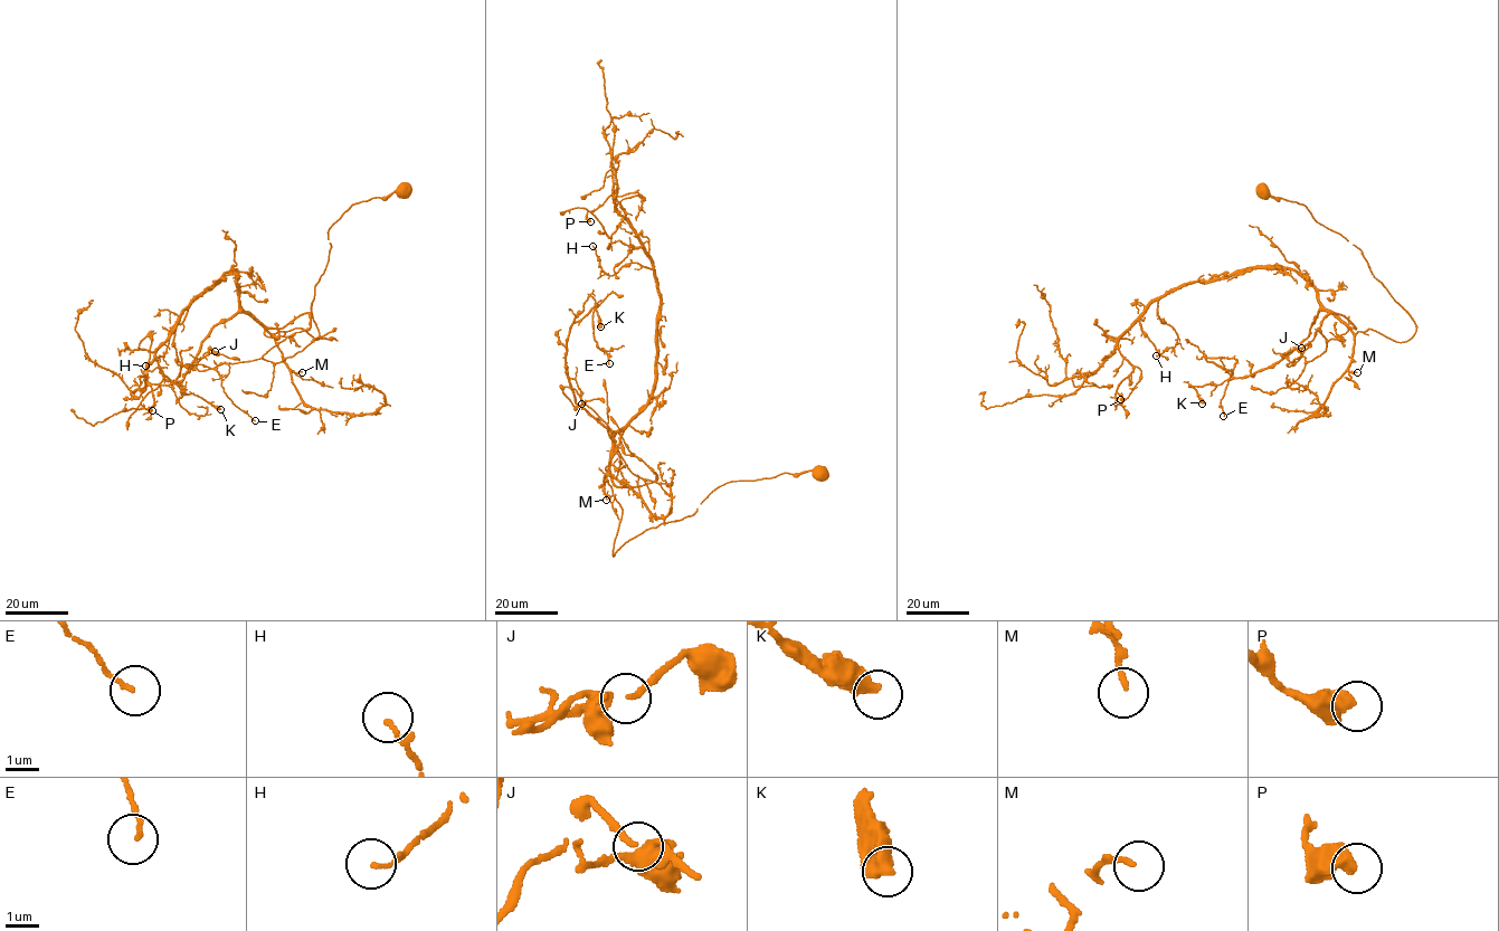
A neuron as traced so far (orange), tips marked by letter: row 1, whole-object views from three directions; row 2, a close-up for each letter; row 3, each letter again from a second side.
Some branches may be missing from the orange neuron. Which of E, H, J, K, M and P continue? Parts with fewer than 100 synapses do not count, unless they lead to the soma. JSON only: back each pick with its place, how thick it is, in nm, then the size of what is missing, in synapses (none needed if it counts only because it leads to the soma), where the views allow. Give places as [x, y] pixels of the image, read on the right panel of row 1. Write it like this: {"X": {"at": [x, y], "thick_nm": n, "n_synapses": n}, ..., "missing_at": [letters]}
{"missing_at": []}

